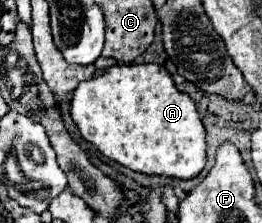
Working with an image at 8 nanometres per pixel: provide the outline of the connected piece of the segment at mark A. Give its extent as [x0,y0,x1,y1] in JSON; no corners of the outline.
[71,65,205,179]

